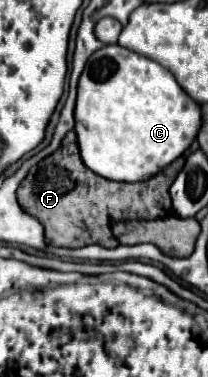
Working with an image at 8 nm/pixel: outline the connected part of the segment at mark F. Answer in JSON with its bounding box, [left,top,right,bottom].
[17,131,185,247]

